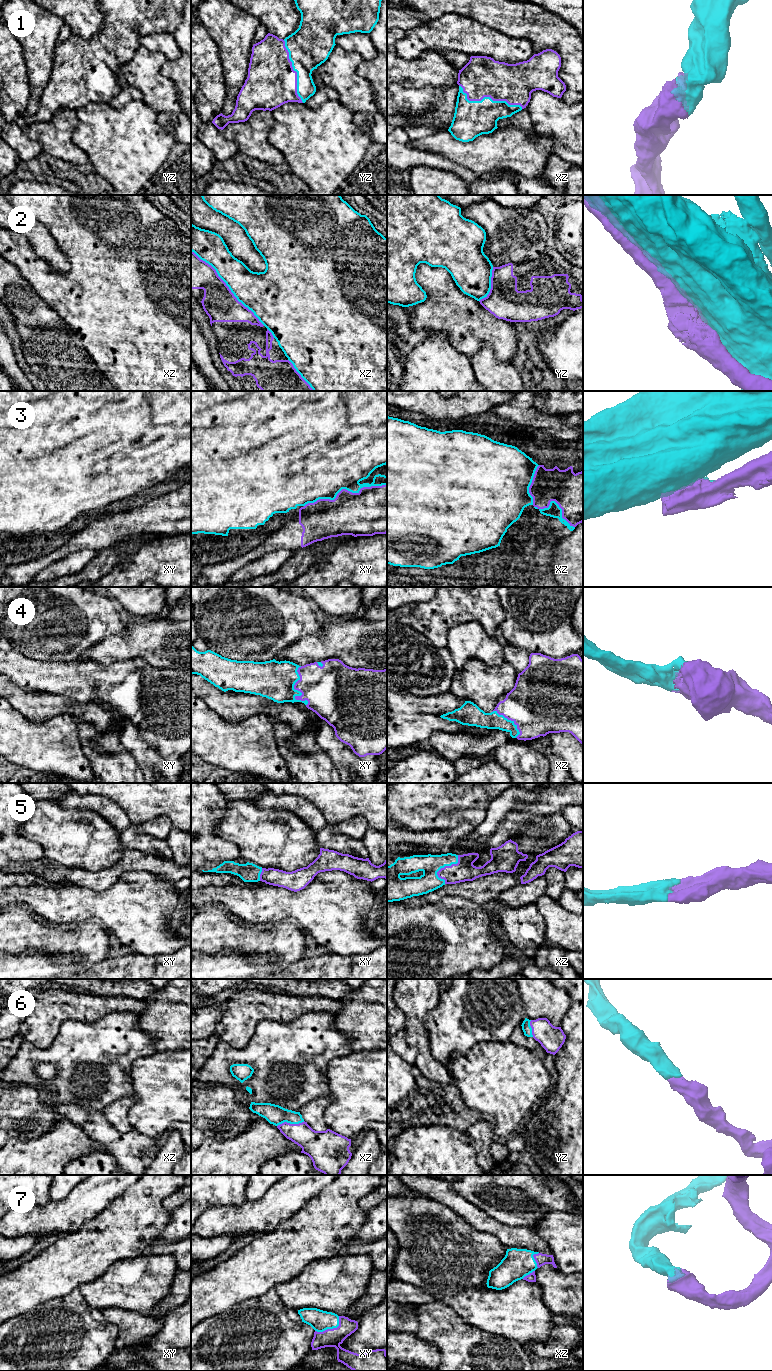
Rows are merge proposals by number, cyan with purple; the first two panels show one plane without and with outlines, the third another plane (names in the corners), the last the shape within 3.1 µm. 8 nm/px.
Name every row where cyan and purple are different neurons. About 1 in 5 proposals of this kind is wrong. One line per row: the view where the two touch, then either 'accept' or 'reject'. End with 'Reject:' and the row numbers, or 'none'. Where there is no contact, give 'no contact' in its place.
1: xz | accept
2: xz | reject
3: xy | reject
4: xy | accept
5: xz | accept
6: xz | accept
7: xy | accept
Reject: 2, 3

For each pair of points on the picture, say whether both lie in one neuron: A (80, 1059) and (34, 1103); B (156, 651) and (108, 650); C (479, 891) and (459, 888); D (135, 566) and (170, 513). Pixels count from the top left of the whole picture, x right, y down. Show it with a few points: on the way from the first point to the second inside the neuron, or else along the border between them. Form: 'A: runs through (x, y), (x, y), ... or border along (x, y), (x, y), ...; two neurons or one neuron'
A: border along (20, 1084), (33, 1086), (41, 1100), (52, 1108); two neurons
B: runs through (144, 650), (120, 650); one neuron
C: runs through (474, 890), (464, 889); one neuron
D: border along (180, 533), (158, 537); two neurons

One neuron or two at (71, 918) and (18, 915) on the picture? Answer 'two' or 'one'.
two

